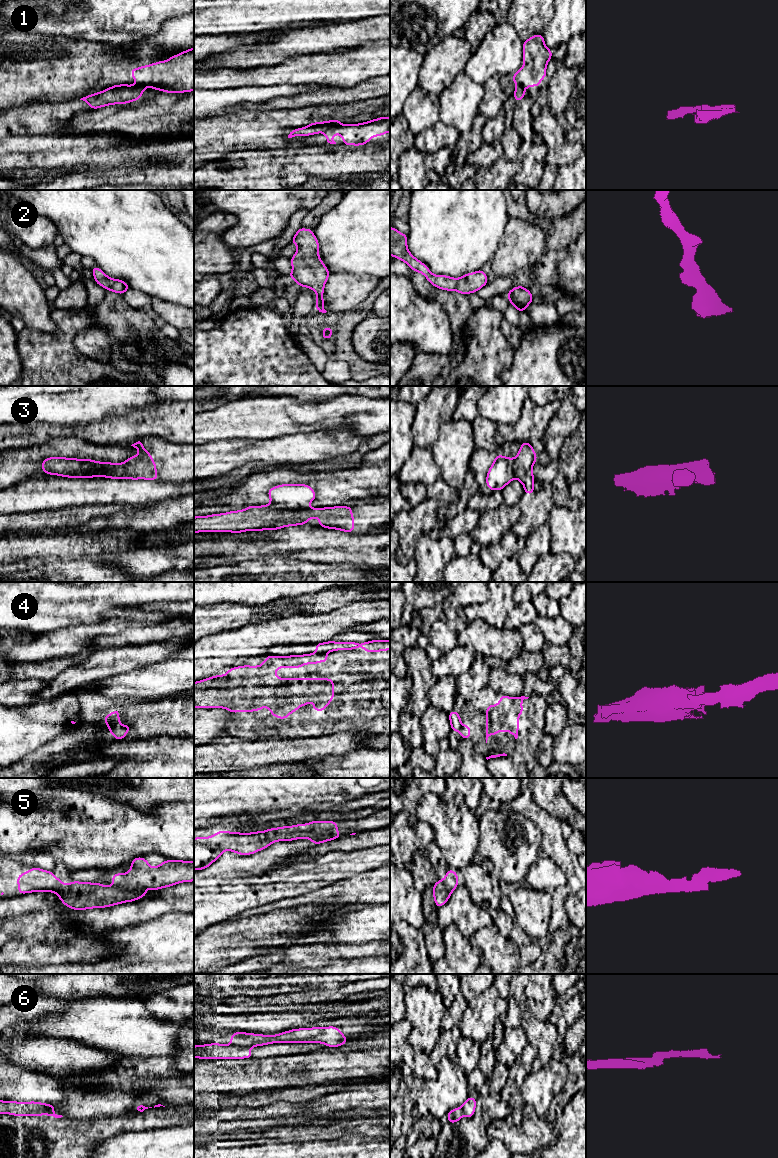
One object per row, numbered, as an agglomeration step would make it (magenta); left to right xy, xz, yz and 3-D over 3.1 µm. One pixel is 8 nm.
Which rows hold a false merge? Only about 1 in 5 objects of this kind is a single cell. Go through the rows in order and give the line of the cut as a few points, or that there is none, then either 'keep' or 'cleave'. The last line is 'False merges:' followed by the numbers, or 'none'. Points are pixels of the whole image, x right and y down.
1: xz (339, 123), (330, 126), (325, 131) | cleave
2: no cut | keep
3: xz (266, 505), (277, 509), (307, 508) | cleave
4: xz (316, 652), (323, 653) | cleave
5: xy (113, 885), (119, 888), (143, 889) | cleave
6: xz (232, 1043), (249, 1048) | cleave
False merges: 1, 3, 4, 5, 6

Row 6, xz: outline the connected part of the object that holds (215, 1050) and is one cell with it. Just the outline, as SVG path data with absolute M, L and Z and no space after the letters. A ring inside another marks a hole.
M219 1043L194 1046L194 1058L200 1059L242 1059L252 1058L249 1047L223 1045Z

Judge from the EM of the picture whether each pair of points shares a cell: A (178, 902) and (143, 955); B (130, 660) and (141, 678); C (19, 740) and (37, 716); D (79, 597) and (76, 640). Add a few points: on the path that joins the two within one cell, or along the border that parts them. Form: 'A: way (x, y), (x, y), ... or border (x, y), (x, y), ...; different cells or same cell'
A: border (183, 911), (169, 912), (148, 919); different cells
B: border (158, 662), (142, 665), (133, 671); different cells
C: way (21, 734), (33, 722); same cell
D: border (98, 623), (74, 624), (54, 631); different cells

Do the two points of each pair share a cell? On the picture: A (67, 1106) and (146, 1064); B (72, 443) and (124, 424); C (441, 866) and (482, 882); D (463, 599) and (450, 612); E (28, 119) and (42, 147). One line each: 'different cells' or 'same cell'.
A: same cell
B: different cells
C: same cell
D: same cell
E: different cells

